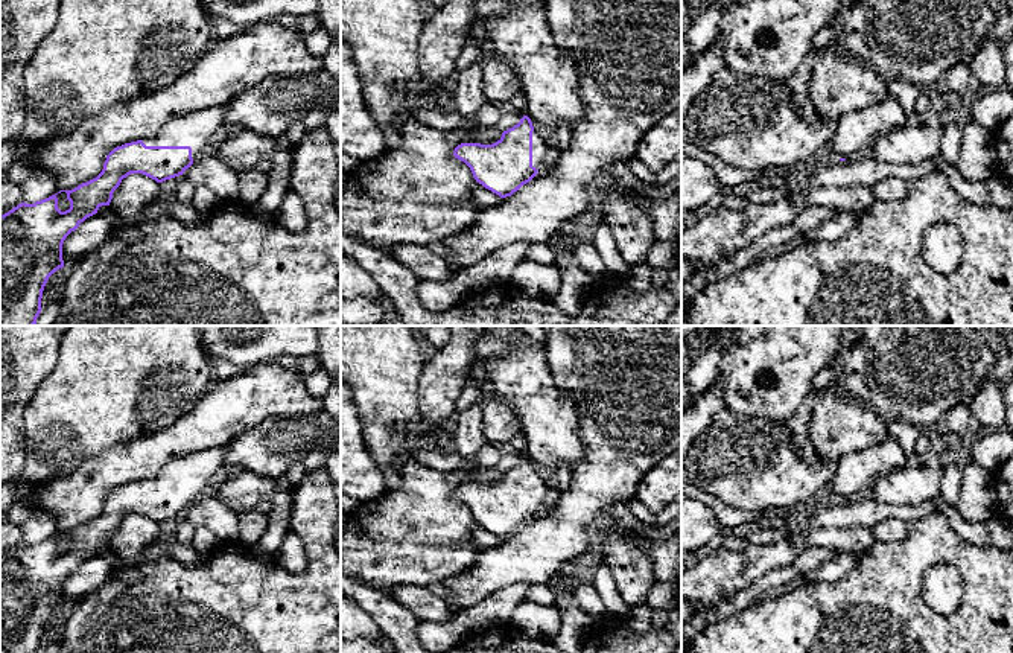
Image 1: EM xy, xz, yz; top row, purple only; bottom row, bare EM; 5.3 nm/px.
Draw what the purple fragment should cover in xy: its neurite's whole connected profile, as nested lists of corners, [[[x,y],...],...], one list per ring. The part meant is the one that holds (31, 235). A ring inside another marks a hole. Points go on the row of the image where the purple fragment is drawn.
[[[227,105],[214,107],[192,113],[189,116],[179,116],[172,119],[155,137],[148,140],[137,140],[114,148],[103,163],[102,172],[79,184],[71,190],[59,190],[67,193],[70,209],[61,212],[58,209],[58,198],[55,195],[37,201],[33,204],[21,202],[8,213],[0,216],[0,326],[35,326],[41,312],[41,298],[44,286],[49,277],[64,268],[62,244],[65,237],[75,231],[81,222],[97,213],[102,205],[110,205],[114,190],[120,186],[122,180],[131,174],[143,174],[157,183],[179,177],[189,169],[198,158],[205,155],[216,155],[219,146],[227,139],[227,131],[221,126],[225,125]]]

